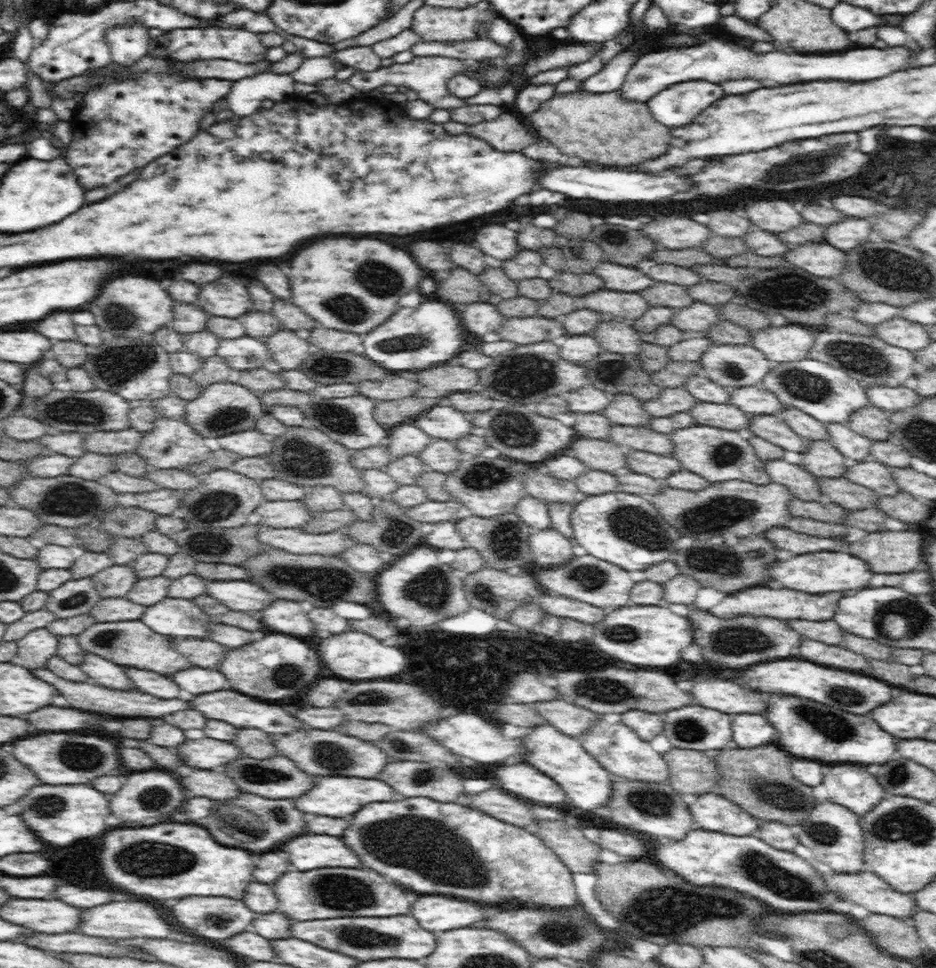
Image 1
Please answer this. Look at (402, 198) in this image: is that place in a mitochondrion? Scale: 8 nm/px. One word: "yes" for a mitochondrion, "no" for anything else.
no

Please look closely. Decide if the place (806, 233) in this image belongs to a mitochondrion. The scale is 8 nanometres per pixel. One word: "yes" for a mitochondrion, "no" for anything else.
no

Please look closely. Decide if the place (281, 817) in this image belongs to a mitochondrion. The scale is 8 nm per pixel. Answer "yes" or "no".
yes

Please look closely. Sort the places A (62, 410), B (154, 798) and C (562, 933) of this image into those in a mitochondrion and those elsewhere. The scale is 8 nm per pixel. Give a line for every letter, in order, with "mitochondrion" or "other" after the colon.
A: mitochondrion
B: mitochondrion
C: mitochondrion

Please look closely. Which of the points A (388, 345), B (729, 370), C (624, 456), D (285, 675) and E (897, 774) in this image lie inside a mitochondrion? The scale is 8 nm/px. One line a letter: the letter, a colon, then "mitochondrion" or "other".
A: mitochondrion
B: mitochondrion
C: other
D: mitochondrion
E: mitochondrion

